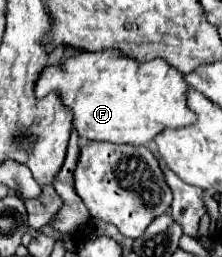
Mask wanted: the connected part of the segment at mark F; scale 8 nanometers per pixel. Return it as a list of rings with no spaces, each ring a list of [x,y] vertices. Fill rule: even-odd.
[[[102,51],[102,53],[80,53],[56,63],[48,63],[36,83],[34,97],[42,99],[50,93],[58,93],[62,105],[66,105],[74,115],[74,129],[82,139],[88,141],[106,141],[106,143],[128,143],[128,145],[150,145],[154,135],[164,129],[178,129],[194,123],[194,113],[186,107],[184,93],[188,91],[188,83],[182,79],[180,71],[174,71],[162,59],[152,59],[146,63],[138,63],[120,55],[118,51]]]

